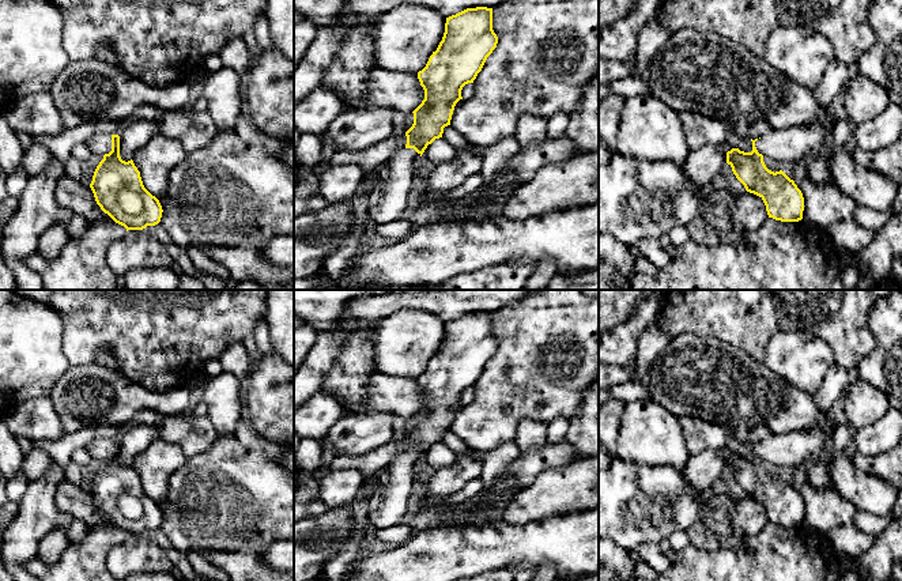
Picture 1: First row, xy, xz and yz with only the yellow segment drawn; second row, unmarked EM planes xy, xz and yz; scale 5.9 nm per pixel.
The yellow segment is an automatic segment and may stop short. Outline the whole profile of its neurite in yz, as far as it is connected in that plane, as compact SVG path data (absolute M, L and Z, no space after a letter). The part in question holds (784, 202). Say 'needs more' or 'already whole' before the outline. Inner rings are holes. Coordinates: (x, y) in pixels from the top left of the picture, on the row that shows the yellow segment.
needs more; M839 105L824 109L826 117L820 122L809 122L788 129L770 129L761 139L752 142L752 151L732 148L726 152L726 163L746 190L759 196L769 218L781 222L803 219L804 197L793 180L782 170L771 171L763 158L769 156L781 166L795 167L812 158L822 150L831 147L831 129L841 116Z

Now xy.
needs more; M98 133L86 142L93 155L103 159L97 166L90 188L94 193L97 204L116 223L128 230L143 230L147 226L155 226L162 218L162 205L143 185L140 171L133 161L122 161L120 156L120 136L112 133Z

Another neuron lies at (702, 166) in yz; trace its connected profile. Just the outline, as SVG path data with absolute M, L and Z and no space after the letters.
M722 142L690 150L683 163L686 177L699 188L717 182L722 167L726 165L726 152L732 148L726 142Z

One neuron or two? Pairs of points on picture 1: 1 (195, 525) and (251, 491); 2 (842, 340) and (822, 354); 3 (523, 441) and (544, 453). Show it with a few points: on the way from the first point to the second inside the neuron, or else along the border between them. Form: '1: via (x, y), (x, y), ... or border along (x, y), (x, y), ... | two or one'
1: via (208, 512), (216, 504), (229, 504), (237, 498) | one
2: border along (803, 331), (819, 336), (829, 346), (834, 361) | two
3: border along (547, 441), (539, 448), (521, 452) | two

